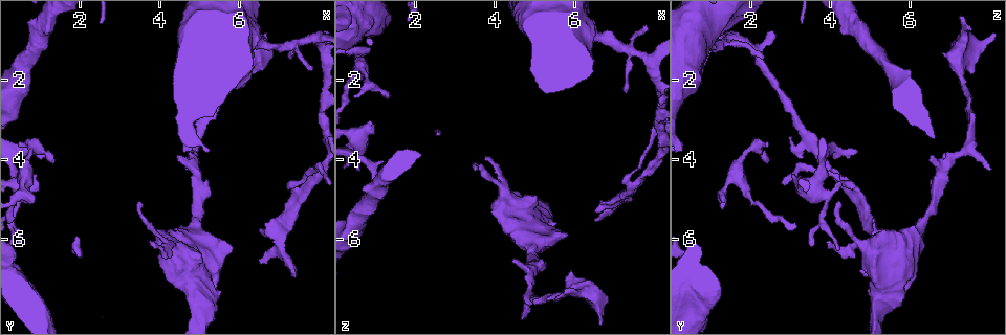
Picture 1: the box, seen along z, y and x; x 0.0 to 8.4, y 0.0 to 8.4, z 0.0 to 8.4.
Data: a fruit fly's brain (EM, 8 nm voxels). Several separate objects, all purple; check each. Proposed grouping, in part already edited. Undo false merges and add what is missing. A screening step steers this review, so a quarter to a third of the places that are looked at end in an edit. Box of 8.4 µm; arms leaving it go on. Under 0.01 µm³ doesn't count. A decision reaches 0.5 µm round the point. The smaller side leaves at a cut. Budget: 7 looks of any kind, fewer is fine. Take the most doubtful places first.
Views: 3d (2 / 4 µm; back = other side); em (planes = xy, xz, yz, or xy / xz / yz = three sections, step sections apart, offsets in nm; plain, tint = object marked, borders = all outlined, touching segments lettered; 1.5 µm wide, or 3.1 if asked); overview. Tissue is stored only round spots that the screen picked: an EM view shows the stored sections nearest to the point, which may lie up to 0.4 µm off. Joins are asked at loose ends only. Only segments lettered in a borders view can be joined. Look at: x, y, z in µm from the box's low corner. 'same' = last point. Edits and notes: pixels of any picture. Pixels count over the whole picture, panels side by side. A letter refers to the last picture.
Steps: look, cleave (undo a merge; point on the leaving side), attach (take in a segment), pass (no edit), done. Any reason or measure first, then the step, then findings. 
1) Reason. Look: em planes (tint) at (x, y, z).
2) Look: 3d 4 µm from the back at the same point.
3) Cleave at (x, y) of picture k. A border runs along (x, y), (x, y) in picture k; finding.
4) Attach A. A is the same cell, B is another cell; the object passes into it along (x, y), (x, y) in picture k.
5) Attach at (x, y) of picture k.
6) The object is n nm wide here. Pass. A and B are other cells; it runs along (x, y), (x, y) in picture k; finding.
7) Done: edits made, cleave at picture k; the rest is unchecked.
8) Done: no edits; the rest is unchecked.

Branch stops here. Look: 3d 2 µm at (4.45, 3.90, 6.45).

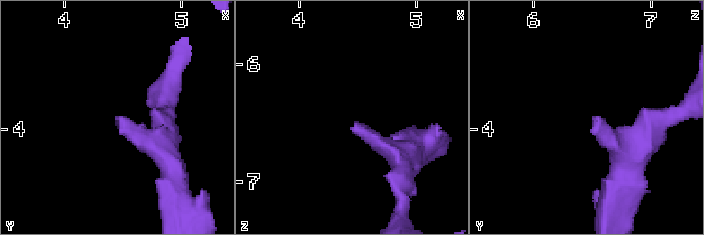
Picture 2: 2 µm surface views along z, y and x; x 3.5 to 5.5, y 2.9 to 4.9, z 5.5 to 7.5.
Look: em yz step 4 (borders) at (4.48, 3.92, 6.50).

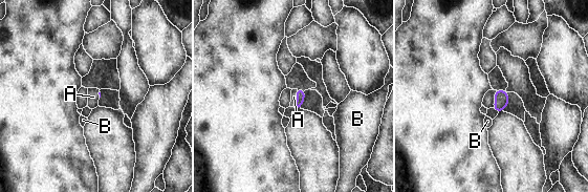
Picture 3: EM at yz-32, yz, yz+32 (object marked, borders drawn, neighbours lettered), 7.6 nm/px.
The longest contact is with A, 140 nm. Attach A. A is the same cell, B is another cell; the neuron continues.

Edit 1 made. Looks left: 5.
Branch stops here. Look: em planes (borders) at (7.80, 1.65, 0.70).

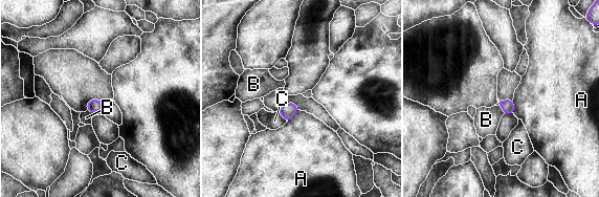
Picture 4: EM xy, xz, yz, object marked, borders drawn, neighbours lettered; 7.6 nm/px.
The object is 100 nm wide here. Attach B. B is the same cell, A and C are other cells; the object passes into it along (92, 105), (94, 110), (86, 117) in picture 4; the neuron continues.

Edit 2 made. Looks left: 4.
Tapers out. Look: 3d 4 µm from the back at (1.35, 4.10, 2.40).

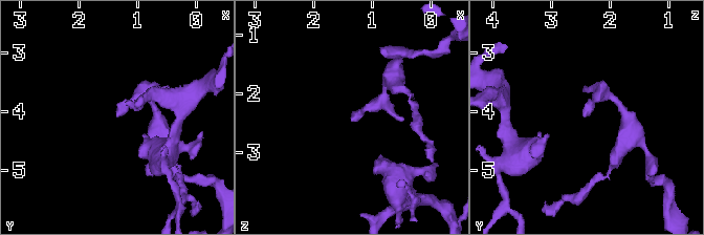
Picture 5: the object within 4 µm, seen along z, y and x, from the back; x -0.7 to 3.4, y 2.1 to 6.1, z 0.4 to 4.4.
Look: em planes (tint) at (1.35, 4.05, 2.45).

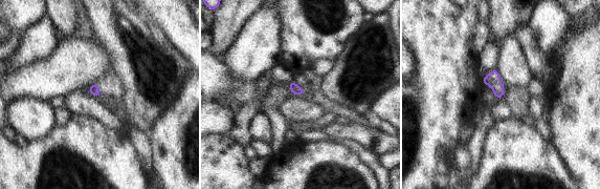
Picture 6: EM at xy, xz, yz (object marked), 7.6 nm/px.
What lies round it. Look: em planes (borders) at the same point.

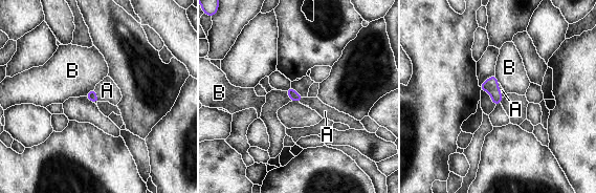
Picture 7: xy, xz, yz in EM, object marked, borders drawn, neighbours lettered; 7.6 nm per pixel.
The longest contact is with A, 110 nm. Attach A. A is the same cell, B is another cell; it goes on there.

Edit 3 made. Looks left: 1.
Done: edits made, attach at picture 3, attach at picture 4, attach at picture 7; the rest is unchecked.

